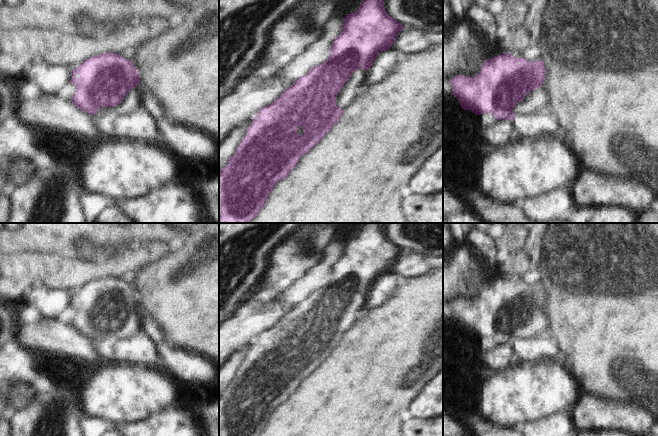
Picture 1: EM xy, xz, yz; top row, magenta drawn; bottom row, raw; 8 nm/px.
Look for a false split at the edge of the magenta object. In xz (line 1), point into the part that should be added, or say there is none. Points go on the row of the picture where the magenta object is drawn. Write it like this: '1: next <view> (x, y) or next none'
1: next xz (346, 96)

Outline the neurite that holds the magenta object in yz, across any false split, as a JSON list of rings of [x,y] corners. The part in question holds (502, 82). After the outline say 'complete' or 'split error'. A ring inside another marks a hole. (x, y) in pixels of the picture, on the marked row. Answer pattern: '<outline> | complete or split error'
[[[503,53],[485,60],[477,75],[458,75],[450,83],[453,85],[452,94],[458,98],[463,110],[472,110],[476,115],[492,113],[498,121],[514,121],[516,115],[532,115],[543,107],[550,107],[550,94],[542,88],[544,80],[544,60],[529,62],[524,57]]] | split error

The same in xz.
[[[364,0],[356,13],[346,14],[342,32],[332,43],[330,57],[324,63],[313,67],[306,75],[297,79],[296,82],[288,87],[271,105],[267,105],[258,111],[255,119],[248,128],[244,139],[236,148],[234,156],[229,158],[228,164],[219,173],[219,223],[249,223],[256,218],[260,210],[265,206],[268,196],[274,186],[289,175],[299,162],[300,158],[323,139],[323,137],[341,118],[344,110],[353,103],[354,99],[357,97],[357,88],[366,82],[366,72],[371,68],[380,52],[391,49],[391,44],[396,41],[398,33],[404,28],[400,22],[387,14],[383,3],[384,0]]] | split error

